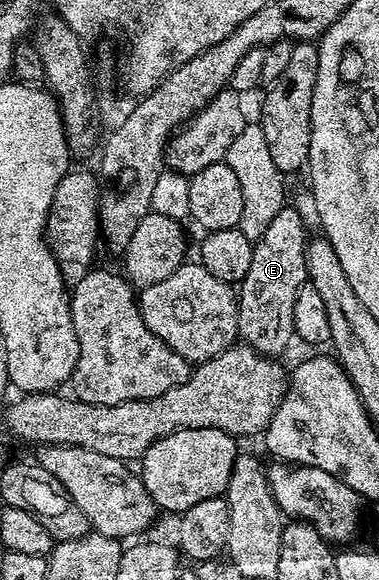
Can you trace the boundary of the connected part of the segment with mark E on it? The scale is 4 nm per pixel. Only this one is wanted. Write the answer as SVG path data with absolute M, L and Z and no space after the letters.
M292 206L281 209L263 236L254 241L250 271L237 286L237 333L240 341L256 354L280 359L289 341L294 341L295 296L299 296L299 288L306 285L309 277L306 245L305 222Z

